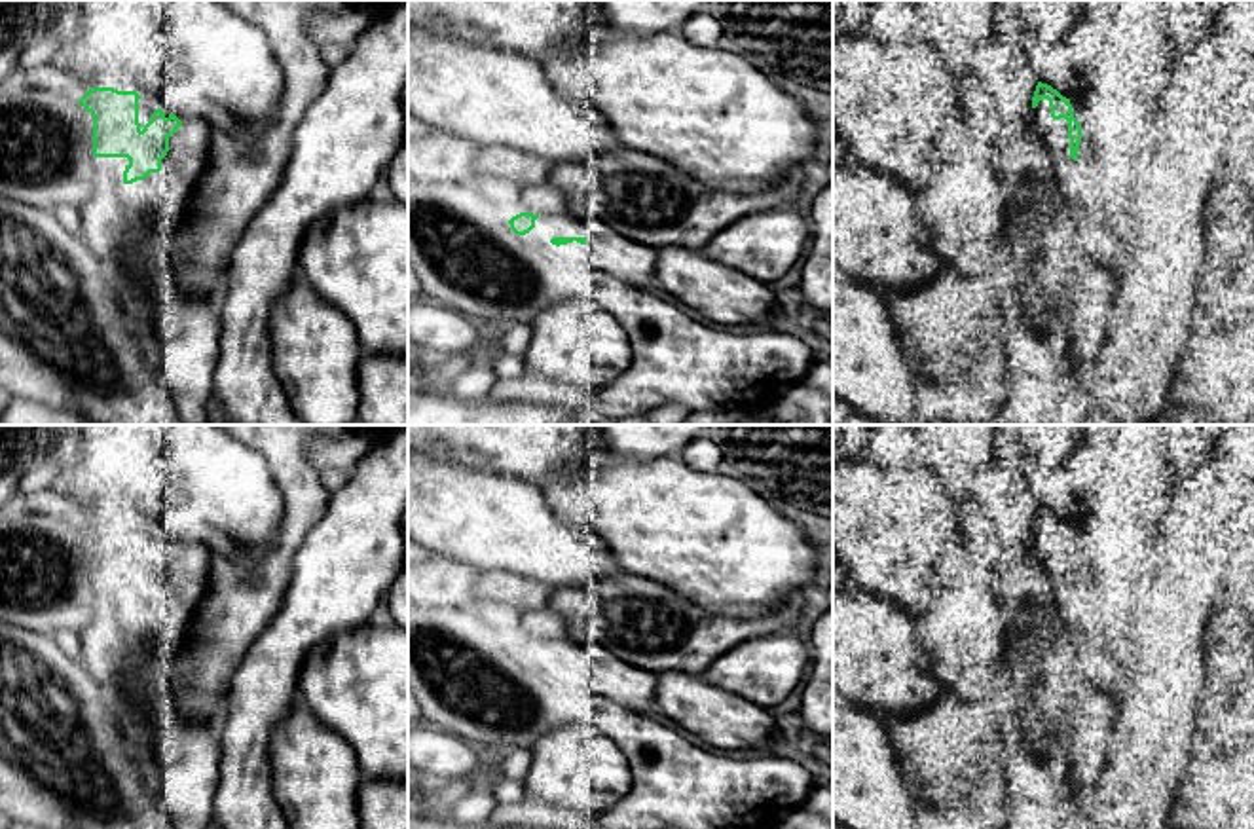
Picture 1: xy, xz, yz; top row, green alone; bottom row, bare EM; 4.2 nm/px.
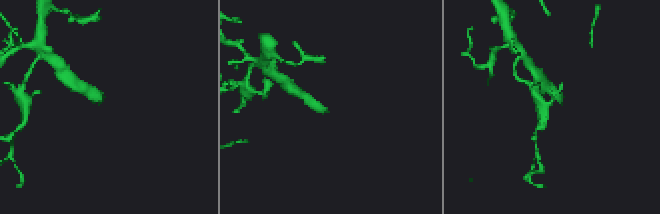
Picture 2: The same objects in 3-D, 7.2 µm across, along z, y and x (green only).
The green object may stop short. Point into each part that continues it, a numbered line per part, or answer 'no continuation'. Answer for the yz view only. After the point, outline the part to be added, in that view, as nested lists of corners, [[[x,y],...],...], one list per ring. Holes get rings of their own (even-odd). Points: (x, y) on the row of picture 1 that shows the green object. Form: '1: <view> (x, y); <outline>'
1: yz (1106, 253); [[[1062,135],[1047,150],[1055,157],[1055,167],[1062,176],[1062,193],[1066,207],[1074,201],[1079,211],[1078,241],[1089,254],[1091,262],[1102,267],[1123,267],[1127,250],[1116,237],[1108,237],[1108,226],[1102,222],[1097,193],[1078,184],[1078,161],[1070,157],[1070,138]]]

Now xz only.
1: xz (598, 228); [[[588,222],[586,224],[586,231],[588,231],[588,237],[586,237],[586,245],[592,245],[596,237],[611,237],[613,243],[617,245],[620,235],[617,231],[613,231],[607,224],[603,222]]]

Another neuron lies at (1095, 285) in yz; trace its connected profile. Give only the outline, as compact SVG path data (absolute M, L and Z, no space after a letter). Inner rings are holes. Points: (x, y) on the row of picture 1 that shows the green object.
M1087 262L1079 267L1070 324L1070 351L1076 359L1068 362L1062 389L1079 378L1093 345L1098 341L1116 283L1117 277L1095 262Z

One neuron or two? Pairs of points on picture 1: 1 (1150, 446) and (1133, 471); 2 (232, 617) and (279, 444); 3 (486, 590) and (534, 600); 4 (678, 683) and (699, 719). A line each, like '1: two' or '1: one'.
1: one
2: one
3: one
4: one

